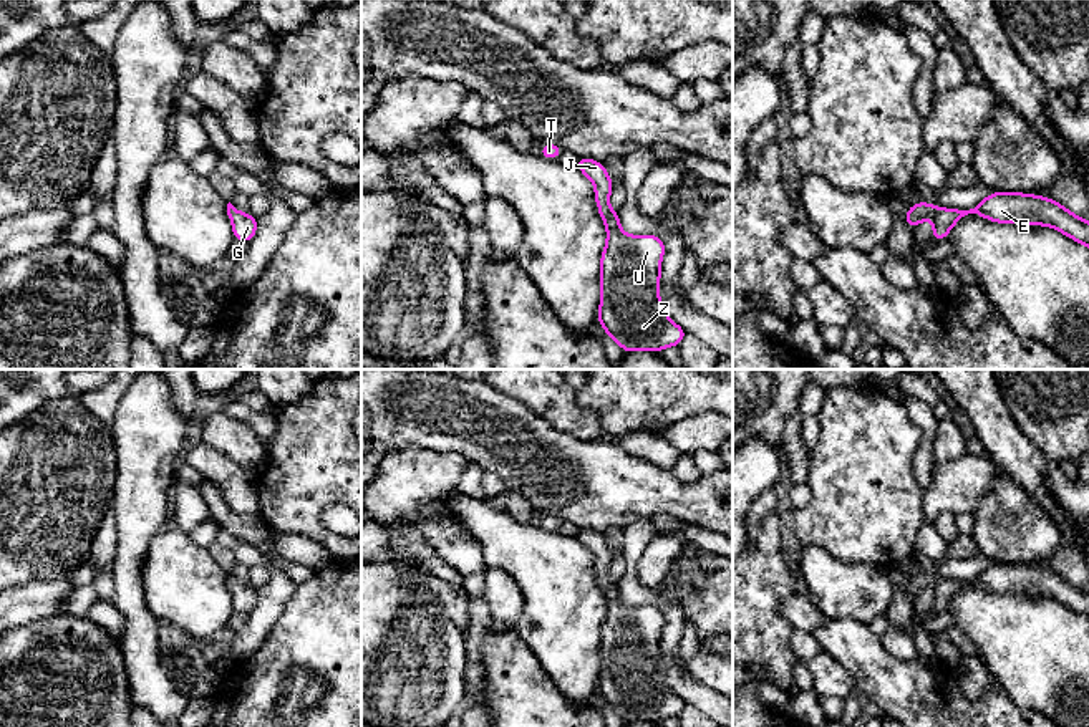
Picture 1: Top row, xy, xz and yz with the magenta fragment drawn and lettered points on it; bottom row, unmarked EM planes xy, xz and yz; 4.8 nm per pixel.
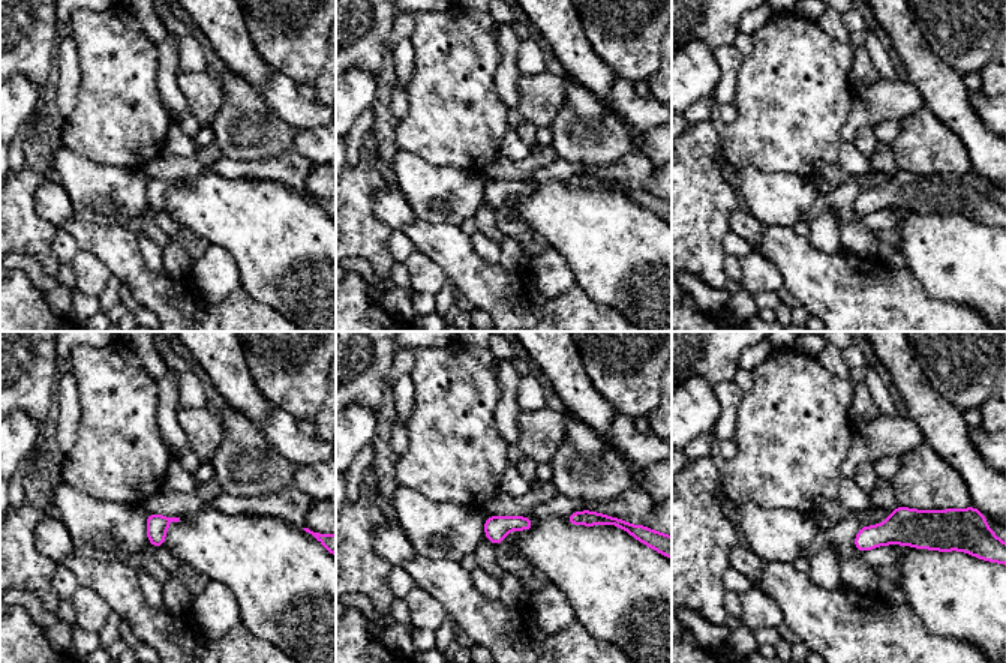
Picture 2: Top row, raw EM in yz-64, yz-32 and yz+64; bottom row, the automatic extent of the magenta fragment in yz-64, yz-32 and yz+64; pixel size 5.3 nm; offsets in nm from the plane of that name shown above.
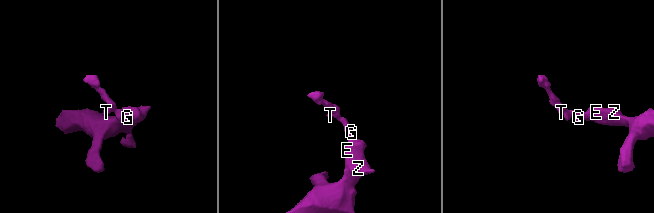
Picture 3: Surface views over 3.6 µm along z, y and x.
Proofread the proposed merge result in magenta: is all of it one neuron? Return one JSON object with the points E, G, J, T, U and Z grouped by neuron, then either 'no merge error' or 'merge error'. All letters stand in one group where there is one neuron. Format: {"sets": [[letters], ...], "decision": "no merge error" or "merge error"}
{"sets": [["E", "G", "J", "T", "U", "Z"]], "decision": "no merge error"}

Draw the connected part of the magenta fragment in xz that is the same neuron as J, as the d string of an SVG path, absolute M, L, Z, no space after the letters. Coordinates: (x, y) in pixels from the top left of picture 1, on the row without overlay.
M578 528L575 538L593 553L598 585L607 596L597 691L625 724L678 717L688 704L670 691L658 667L663 611L623 604L618 583L608 576L613 553L603 533Z

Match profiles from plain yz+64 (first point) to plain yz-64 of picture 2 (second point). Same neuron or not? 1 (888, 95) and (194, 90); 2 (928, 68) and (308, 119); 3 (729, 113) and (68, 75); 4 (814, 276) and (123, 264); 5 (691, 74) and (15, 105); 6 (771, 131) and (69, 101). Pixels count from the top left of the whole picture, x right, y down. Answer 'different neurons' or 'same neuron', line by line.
1: same neuron
2: different neurons
3: same neuron
4: same neuron
5: same neuron
6: different neurons

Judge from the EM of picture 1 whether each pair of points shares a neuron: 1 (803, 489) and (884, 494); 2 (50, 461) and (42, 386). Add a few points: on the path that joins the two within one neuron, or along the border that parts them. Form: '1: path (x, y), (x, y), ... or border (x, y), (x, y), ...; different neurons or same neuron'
1: border (806, 479), (811, 499), (798, 509); different neurons
2: border (73, 394), (55, 398), (17, 423); different neurons

